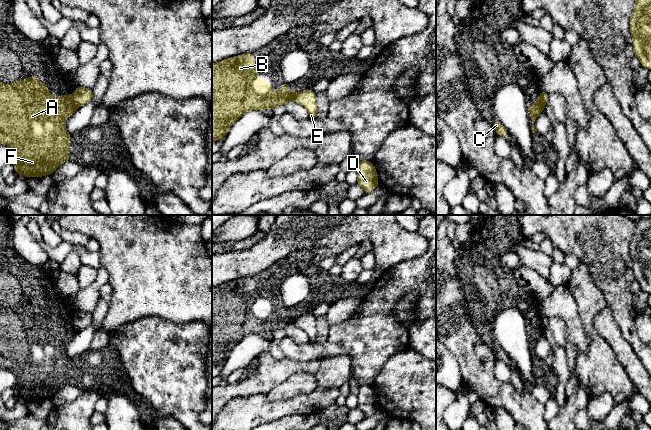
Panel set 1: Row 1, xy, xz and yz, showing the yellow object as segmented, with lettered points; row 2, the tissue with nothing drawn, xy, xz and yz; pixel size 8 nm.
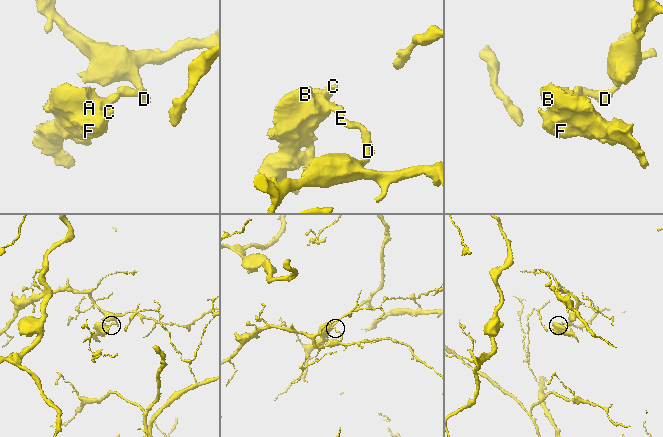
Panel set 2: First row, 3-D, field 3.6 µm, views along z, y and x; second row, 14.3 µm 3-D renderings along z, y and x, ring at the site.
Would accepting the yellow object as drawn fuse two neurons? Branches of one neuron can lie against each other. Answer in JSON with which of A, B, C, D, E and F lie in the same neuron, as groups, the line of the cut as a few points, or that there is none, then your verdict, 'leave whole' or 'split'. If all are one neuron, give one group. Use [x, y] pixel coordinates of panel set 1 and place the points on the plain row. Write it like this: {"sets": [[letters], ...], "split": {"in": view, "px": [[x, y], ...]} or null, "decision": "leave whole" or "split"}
{"sets": [["A", "B", "C", "F"], ["D", "E"]], "split": {"in": "xy", "px": [[71, 319], [72, 325], [77, 331]]}, "decision": "split"}

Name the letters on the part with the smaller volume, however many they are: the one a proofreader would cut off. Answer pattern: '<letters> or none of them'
A, B, C, F

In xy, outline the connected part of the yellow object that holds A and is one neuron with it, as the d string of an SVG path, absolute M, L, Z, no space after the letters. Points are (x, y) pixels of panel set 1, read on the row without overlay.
M35 299L12 309L0 305L0 368L6 368L16 376L13 388L16 397L26 402L52 399L56 392L70 383L68 369L71 358L66 355L65 343L78 332L72 321L53 321Z

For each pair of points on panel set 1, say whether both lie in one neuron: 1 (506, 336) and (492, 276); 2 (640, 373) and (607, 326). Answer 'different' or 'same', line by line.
1: same
2: same

